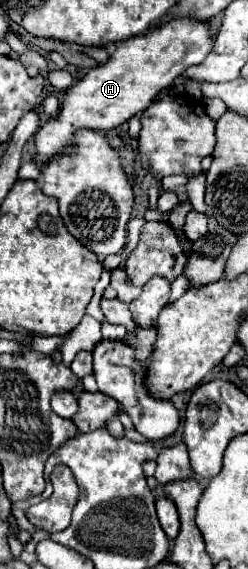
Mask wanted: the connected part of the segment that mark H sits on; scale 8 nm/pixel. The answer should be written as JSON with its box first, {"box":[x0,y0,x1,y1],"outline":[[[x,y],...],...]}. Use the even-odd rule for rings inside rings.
{"box":[34,19,212,171],"outline":[[[174,19],[150,29],[142,37],[132,37],[118,43],[116,51],[104,65],[90,69],[66,91],[64,105],[58,115],[40,125],[34,137],[36,167],[42,171],[54,157],[66,153],[74,143],[76,131],[110,131],[142,113],[154,101],[154,97],[170,87],[188,67],[202,63],[202,59],[206,59],[210,53],[212,43],[210,27],[194,19]]]}

